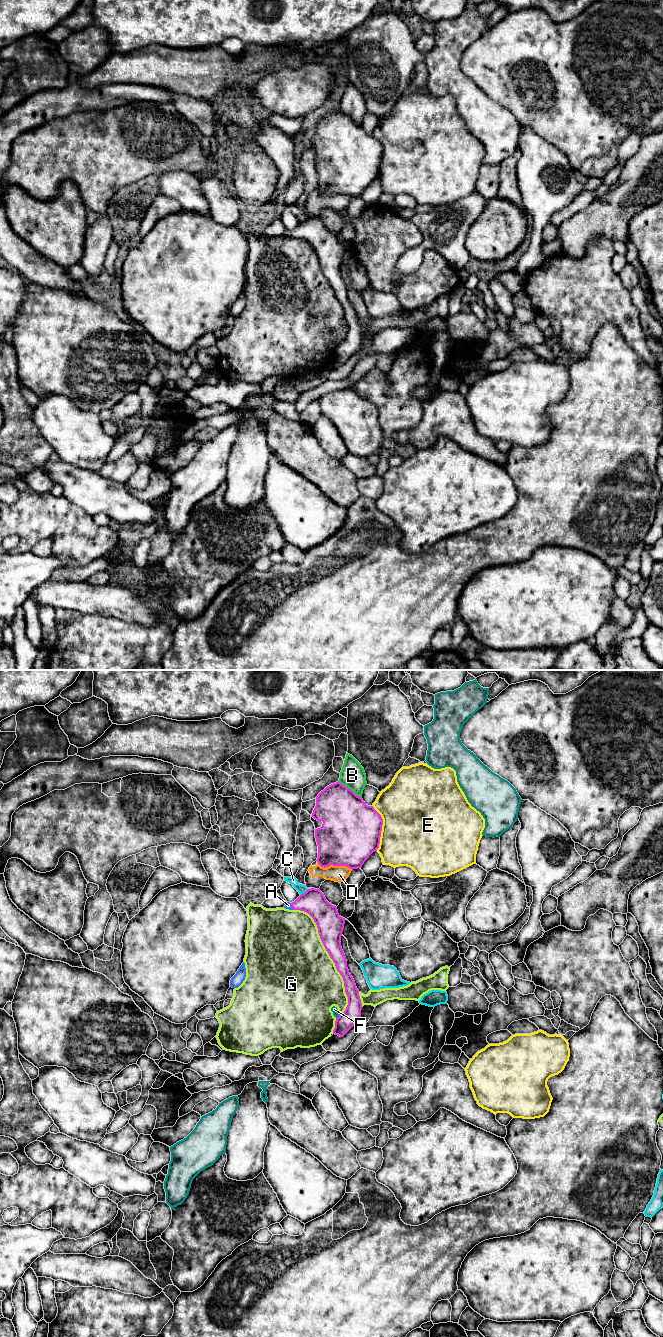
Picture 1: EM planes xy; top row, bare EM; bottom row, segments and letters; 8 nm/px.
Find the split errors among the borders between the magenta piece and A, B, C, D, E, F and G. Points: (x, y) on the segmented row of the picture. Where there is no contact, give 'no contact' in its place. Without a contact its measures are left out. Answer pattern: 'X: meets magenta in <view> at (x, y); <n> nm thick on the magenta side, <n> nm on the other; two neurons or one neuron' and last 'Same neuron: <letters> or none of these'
A: meets magenta in xy at (291, 905); 200 nm thick on the magenta side, 50 nm on the other; one neuron
B: meets magenta in xy at (350, 789); 400 nm thick on the magenta side, 200 nm on the other; two neurons
C: meets magenta in xy at (303, 893); 200 nm thick on the magenta side, 70 nm on the other; two neurons
D: meets magenta in xy at (334, 865); 460 nm thick on the magenta side, 130 nm on the other; two neurons
E: meets magenta in xy at (381, 828); 480 nm thick on the magenta side, 500 nm on the other; two neurons
F: meets magenta in xy at (339, 1016); 150 nm thick on the magenta side, 50 nm on the other; two neurons
G: meets magenta in xy at (330, 957); 220 nm thick on the magenta side, 500 nm on the other; two neurons
Same neuron: A

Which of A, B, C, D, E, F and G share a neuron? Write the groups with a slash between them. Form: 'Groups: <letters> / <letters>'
Groups: A / B / C / D / E / F / G

